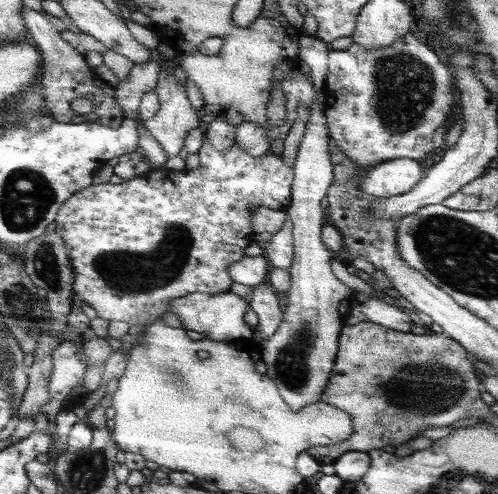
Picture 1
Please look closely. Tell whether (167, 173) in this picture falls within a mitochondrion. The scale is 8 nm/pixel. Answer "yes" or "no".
no

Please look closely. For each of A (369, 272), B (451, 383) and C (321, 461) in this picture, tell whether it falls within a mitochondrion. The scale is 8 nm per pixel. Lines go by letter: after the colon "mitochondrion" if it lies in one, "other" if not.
A: other
B: mitochondrion
C: other

